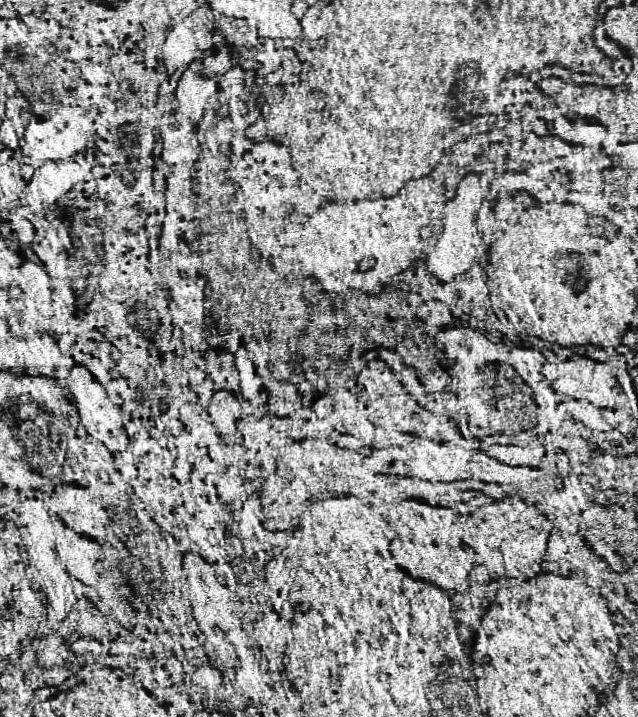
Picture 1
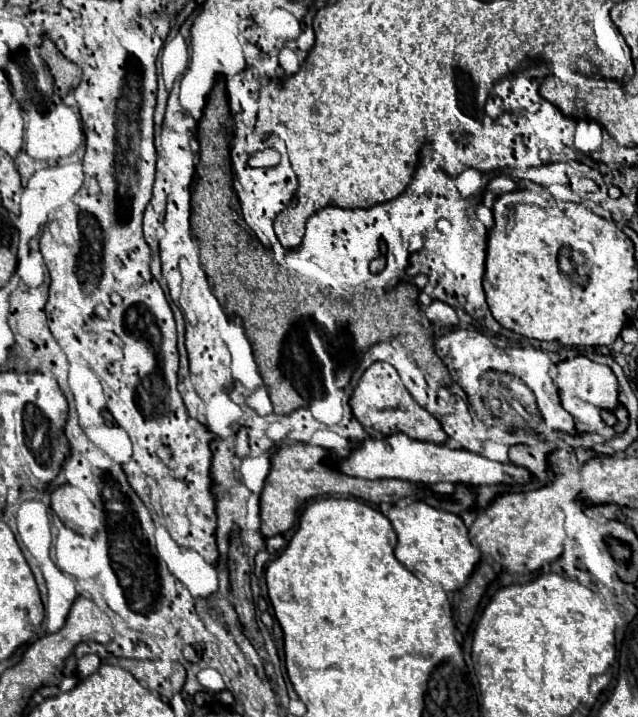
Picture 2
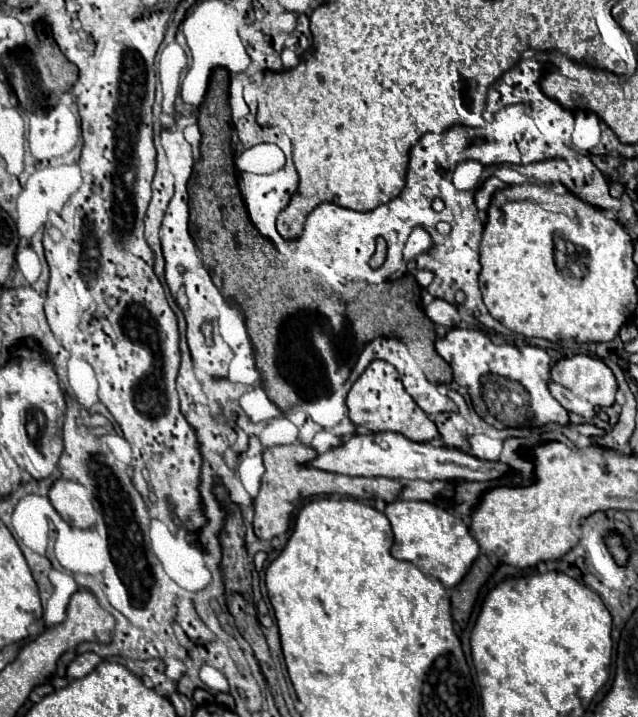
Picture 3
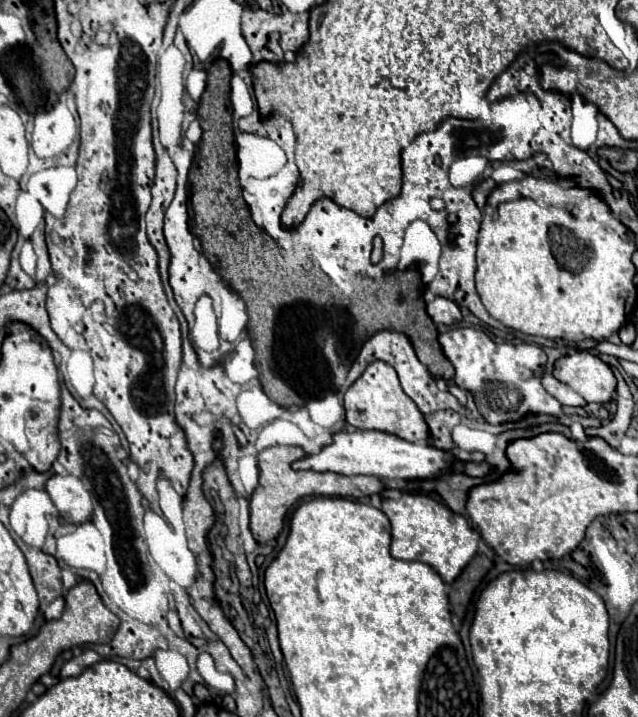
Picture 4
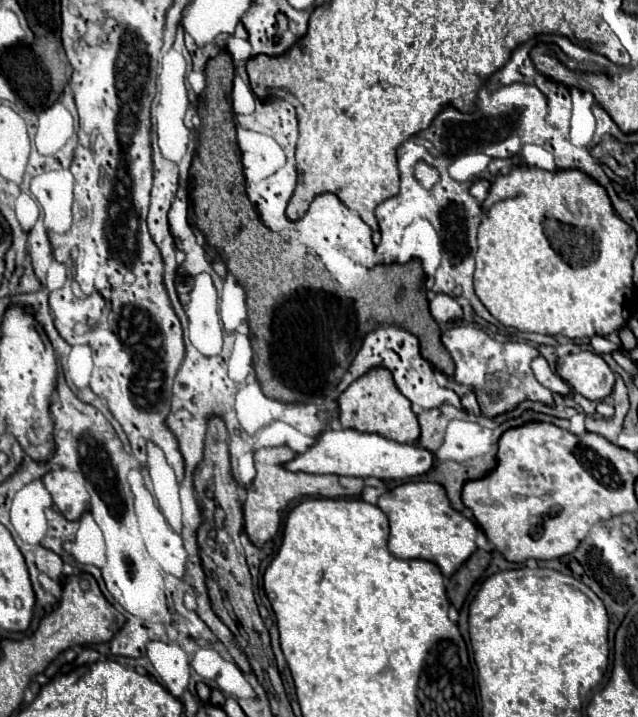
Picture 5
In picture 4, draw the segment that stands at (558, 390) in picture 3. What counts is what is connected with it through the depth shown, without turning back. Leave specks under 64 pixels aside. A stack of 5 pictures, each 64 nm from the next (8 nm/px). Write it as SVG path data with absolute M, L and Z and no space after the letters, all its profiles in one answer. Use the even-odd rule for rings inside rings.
M548 372L542 376L542 386L544 386L560 404L564 404L564 406L580 406L580 408L586 406L586 400L582 400L582 396L578 396L570 386L558 382L558 380L556 380L552 374L548 374Z

